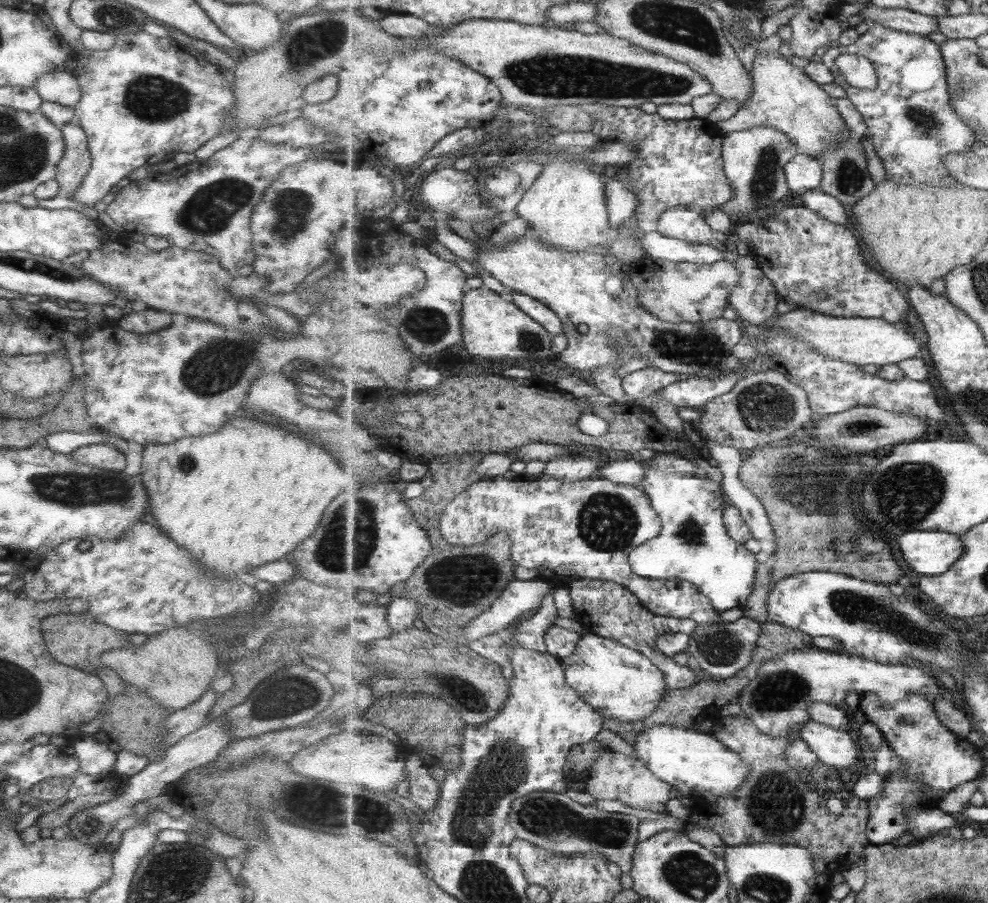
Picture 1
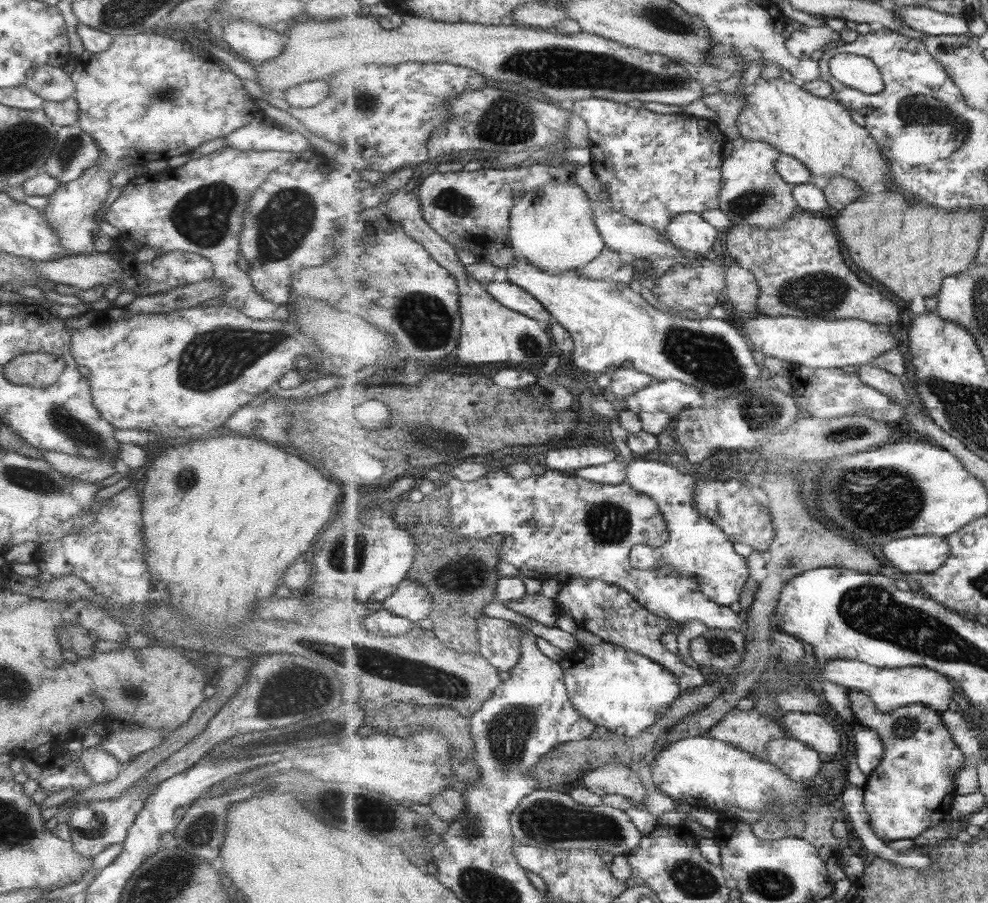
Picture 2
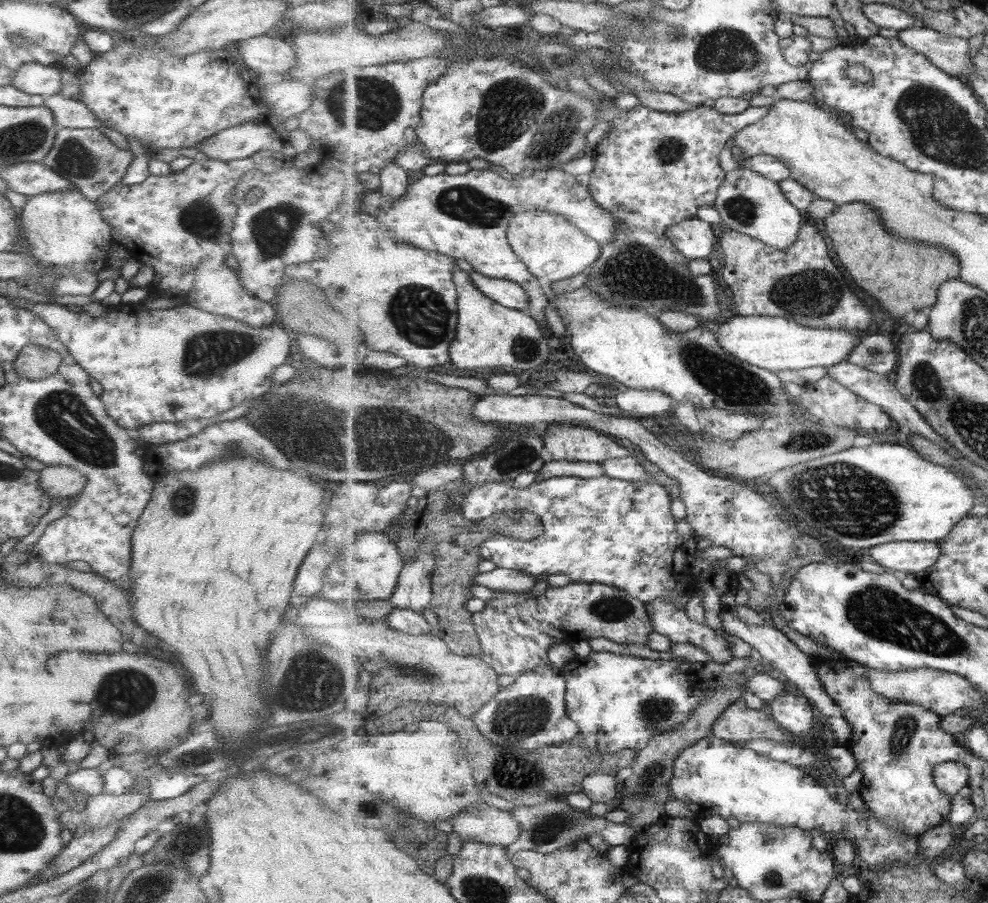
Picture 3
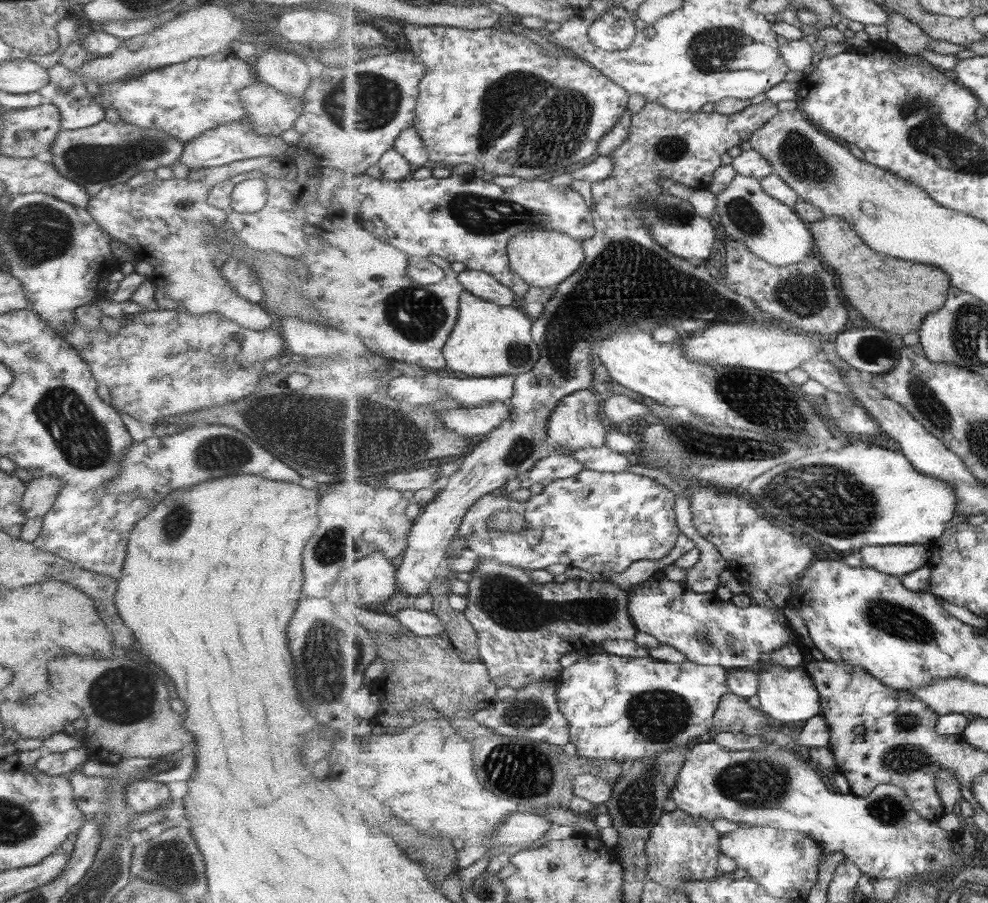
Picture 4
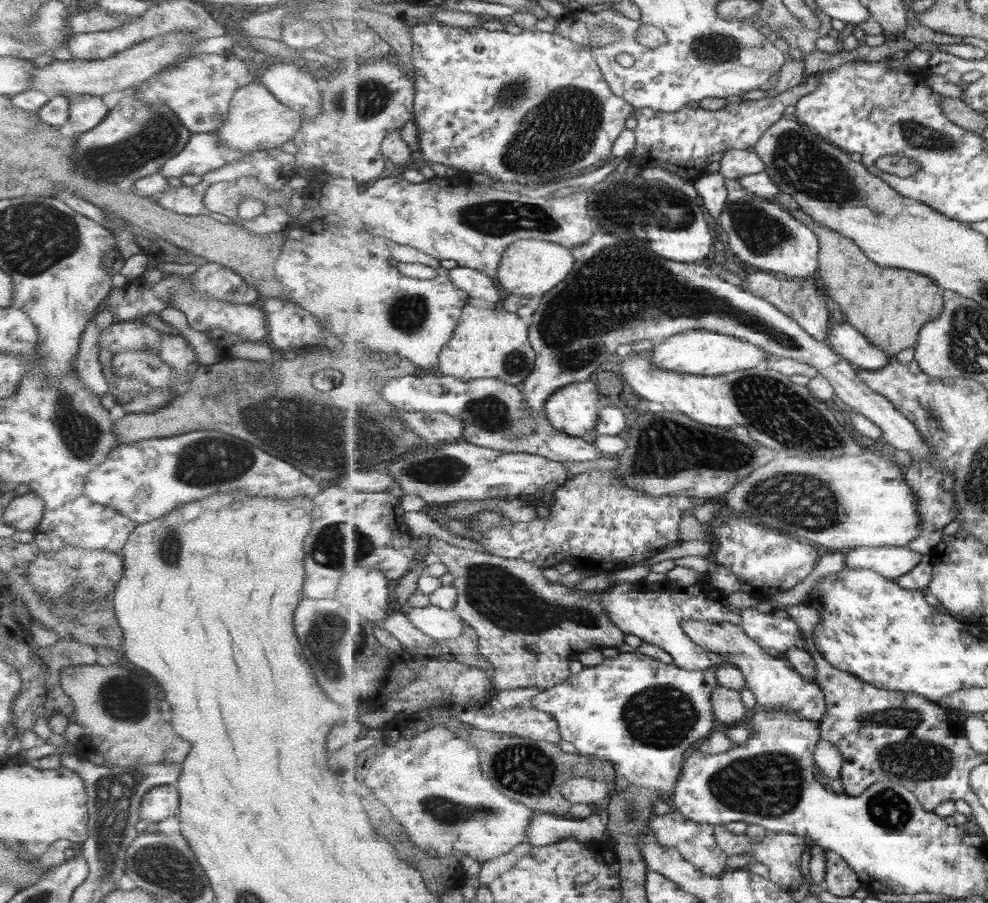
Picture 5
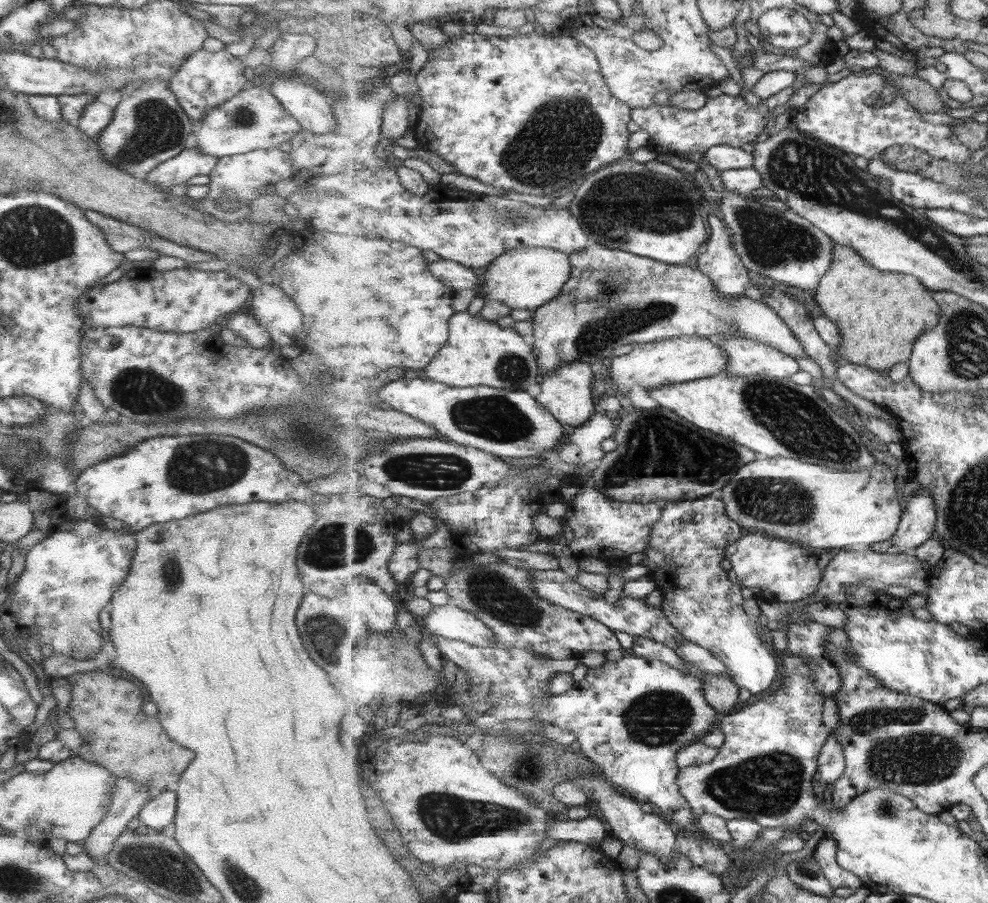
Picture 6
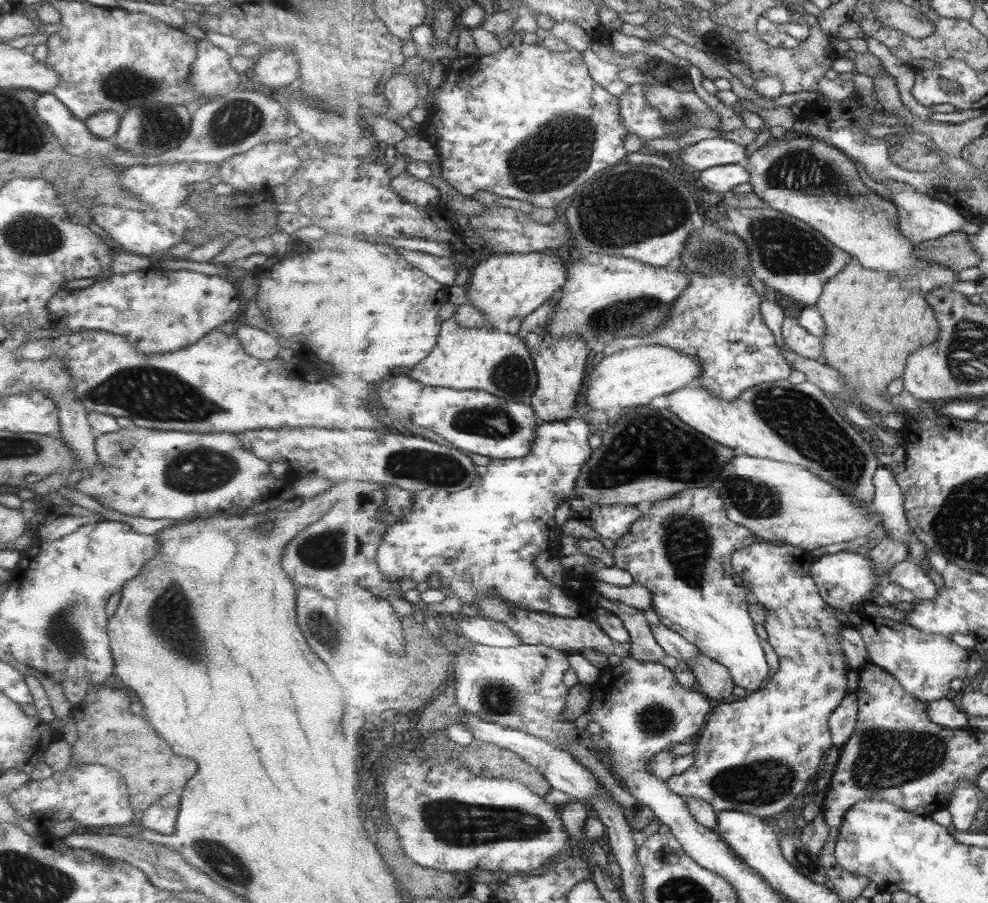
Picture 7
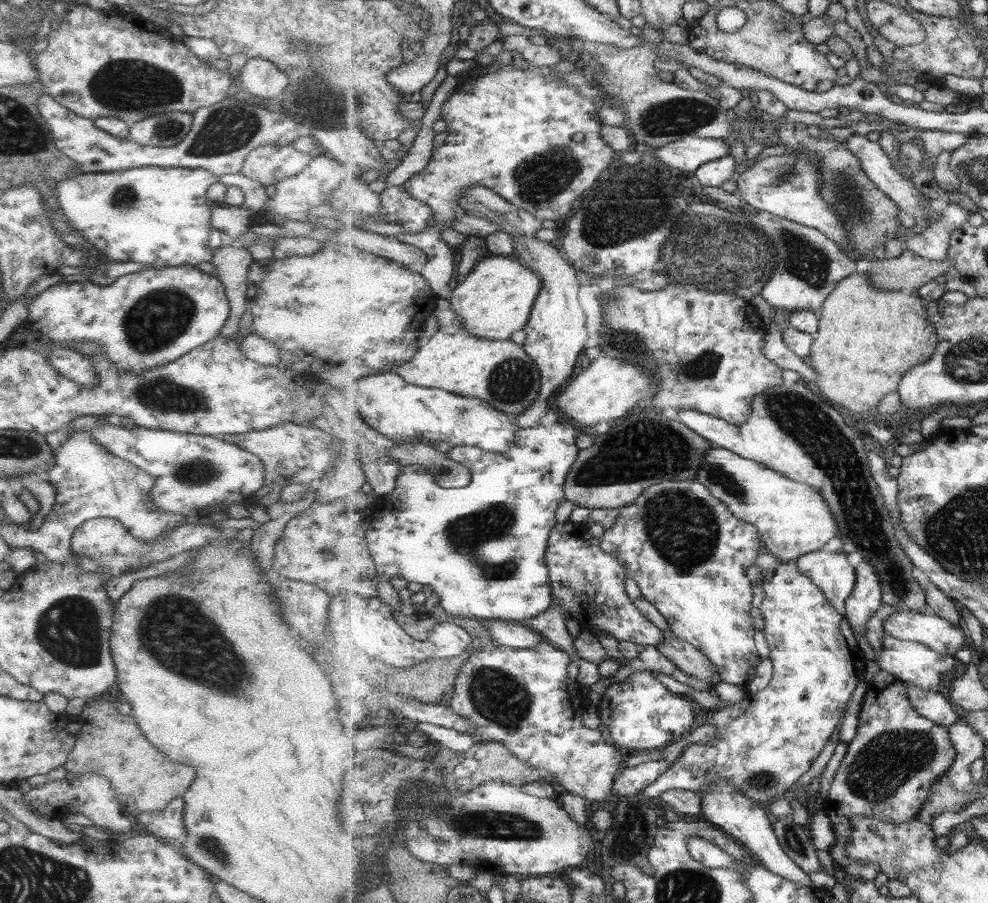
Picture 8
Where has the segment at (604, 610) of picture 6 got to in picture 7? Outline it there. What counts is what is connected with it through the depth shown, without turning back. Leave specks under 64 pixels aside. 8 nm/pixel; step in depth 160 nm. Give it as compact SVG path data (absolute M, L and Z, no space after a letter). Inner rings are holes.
M567 419L566 421L555 422L542 422L537 428L536 437L531 447L531 452L524 457L518 459L491 459L488 465L476 466L477 478L472 486L469 486L466 490L461 492L445 492L443 490L421 490L421 492L415 493L415 501L412 509L406 514L400 517L395 523L389 519L389 526L381 544L379 544L378 550L378 565L381 572L389 580L403 580L403 578L411 578L417 583L426 582L430 580L430 576L434 572L438 572L441 575L442 584L446 584L448 588L454 590L459 596L459 600L464 605L467 612L471 612L472 609L477 608L476 602L484 596L498 596L503 600L506 600L512 606L518 606L525 610L533 610L535 612L548 612L549 614L557 616L565 616L571 618L577 618L585 616L592 618L596 607L590 606L587 602L580 597L580 594L573 593L573 590L569 589L566 585L557 585L550 582L545 578L545 574L535 566L535 558L539 554L553 553L557 547L558 538L560 535L557 533L557 524L555 523L555 512L557 508L565 501L576 495L575 488L577 486L578 476L581 474L582 468L587 464L593 450L589 446L589 436L591 436L591 428L587 422L583 422L582 419Z

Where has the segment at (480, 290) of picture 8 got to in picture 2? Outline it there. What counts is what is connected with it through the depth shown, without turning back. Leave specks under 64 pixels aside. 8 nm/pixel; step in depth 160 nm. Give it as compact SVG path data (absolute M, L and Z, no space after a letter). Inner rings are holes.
M572 180L550 182L527 191L512 208L511 246L533 266L547 274L567 274L601 256L606 242L595 226L592 201L588 192Z

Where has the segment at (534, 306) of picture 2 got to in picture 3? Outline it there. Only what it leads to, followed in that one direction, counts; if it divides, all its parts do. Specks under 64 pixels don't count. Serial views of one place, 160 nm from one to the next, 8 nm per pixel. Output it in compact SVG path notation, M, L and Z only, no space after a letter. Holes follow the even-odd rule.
M473 269L470 279L485 296L491 297L495 302L507 308L519 309L520 311L529 310L529 295L527 291L512 280L491 278L482 272Z

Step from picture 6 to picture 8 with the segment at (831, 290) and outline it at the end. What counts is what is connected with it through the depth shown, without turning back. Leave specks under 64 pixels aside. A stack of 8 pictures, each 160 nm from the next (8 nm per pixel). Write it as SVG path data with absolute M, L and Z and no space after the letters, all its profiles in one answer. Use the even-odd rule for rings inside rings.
M854 273L851 276L842 280L838 287L829 295L826 303L823 305L822 310L819 312L820 315L820 325L819 330L815 334L814 344L812 346L812 352L808 360L811 362L815 371L817 371L816 385L821 391L821 394L833 404L833 406L842 406L843 408L853 411L854 413L870 413L873 416L877 406L879 406L879 402L887 396L887 394L891 394L891 392L898 392L900 388L900 383L903 377L907 375L907 372L911 371L911 368L917 367L917 365L921 365L927 363L927 361L931 360L931 357L935 355L936 349L938 348L940 336L938 335L936 326L933 324L933 321L930 319L927 308L927 300L921 298L919 294L916 296L903 294L900 291L891 291L887 292L886 290L879 290L872 285L870 282L870 276L867 273Z

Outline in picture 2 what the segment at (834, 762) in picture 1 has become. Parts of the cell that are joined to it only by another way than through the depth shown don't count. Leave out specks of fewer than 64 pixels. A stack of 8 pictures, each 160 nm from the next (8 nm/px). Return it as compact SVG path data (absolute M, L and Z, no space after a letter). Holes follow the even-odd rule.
M789 711L782 714L780 721L793 739L808 744L823 756L839 752L839 732L831 722L817 713Z

